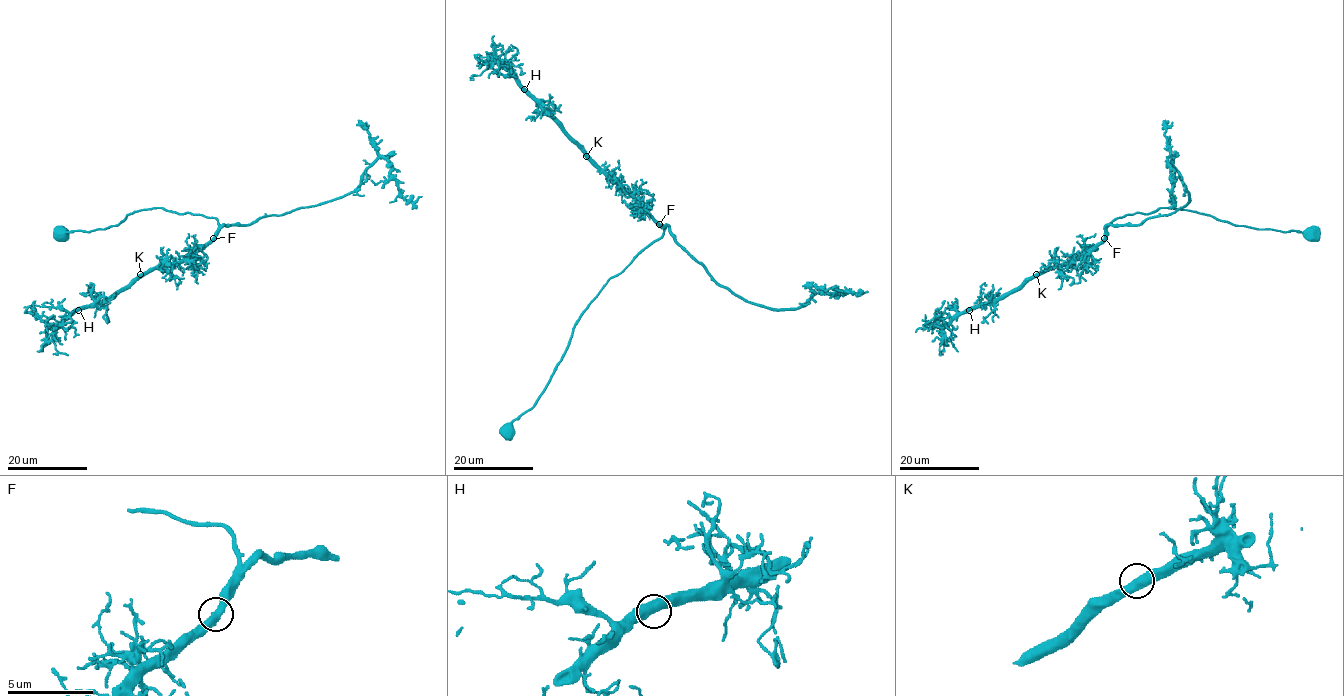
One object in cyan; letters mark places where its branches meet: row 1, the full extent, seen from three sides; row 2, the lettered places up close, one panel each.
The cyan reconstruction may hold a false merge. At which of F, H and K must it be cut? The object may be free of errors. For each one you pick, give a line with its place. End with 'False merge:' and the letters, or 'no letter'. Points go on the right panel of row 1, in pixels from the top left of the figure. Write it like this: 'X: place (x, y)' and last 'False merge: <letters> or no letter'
False merge: no letter

